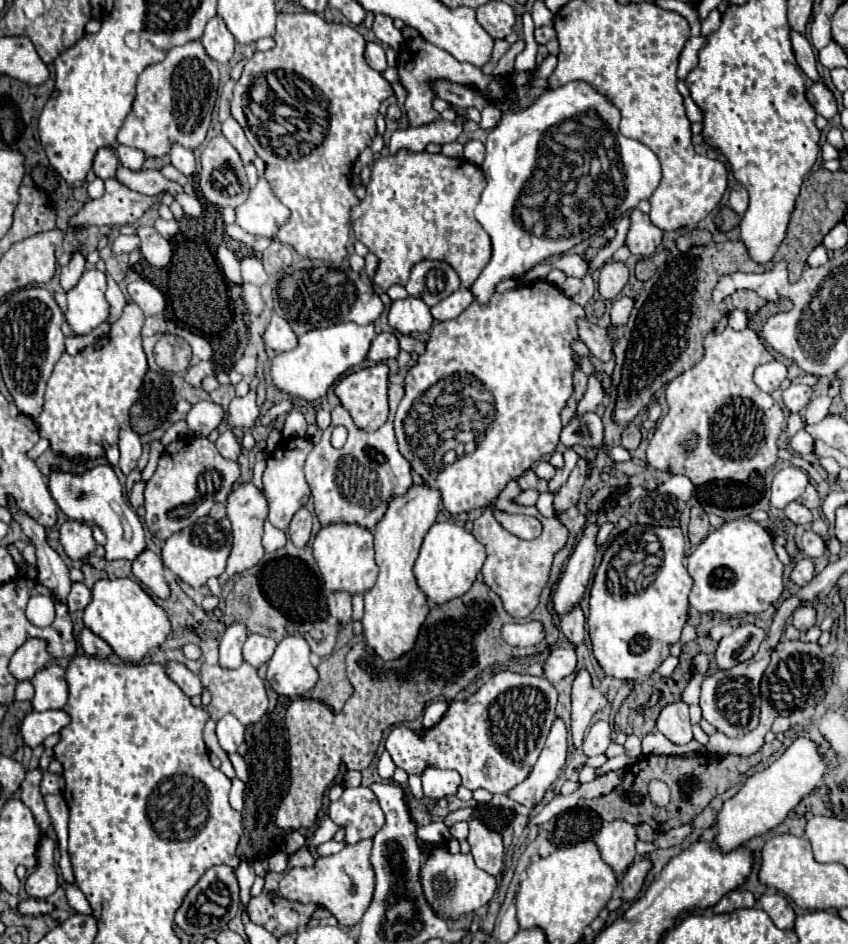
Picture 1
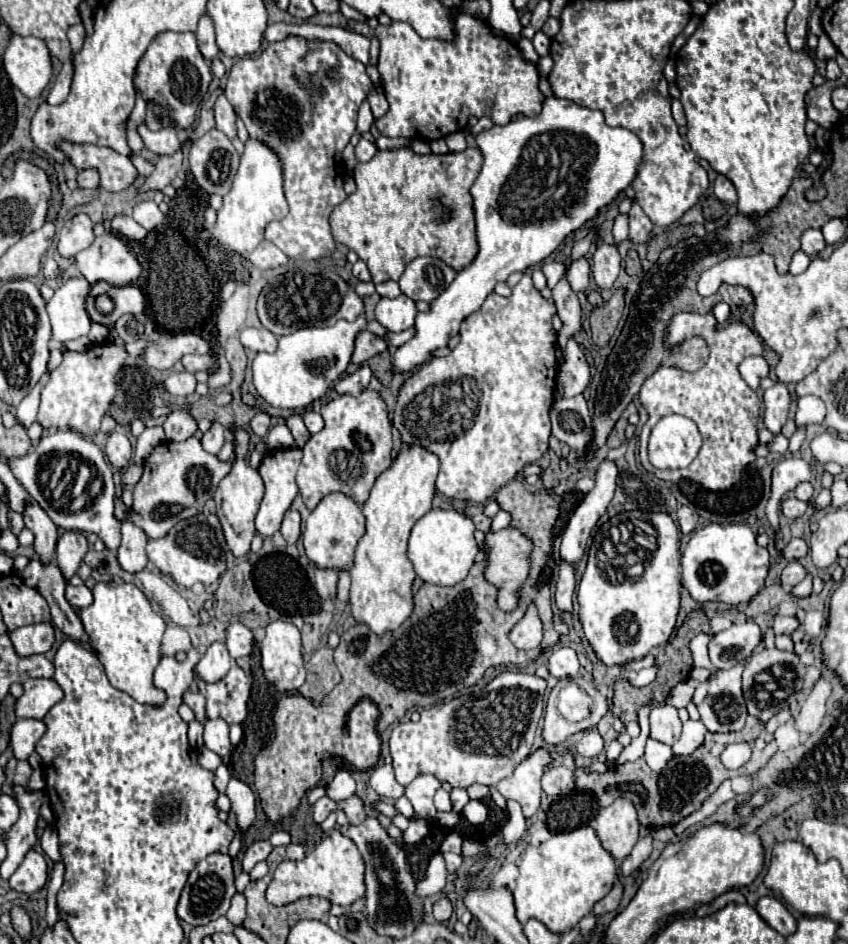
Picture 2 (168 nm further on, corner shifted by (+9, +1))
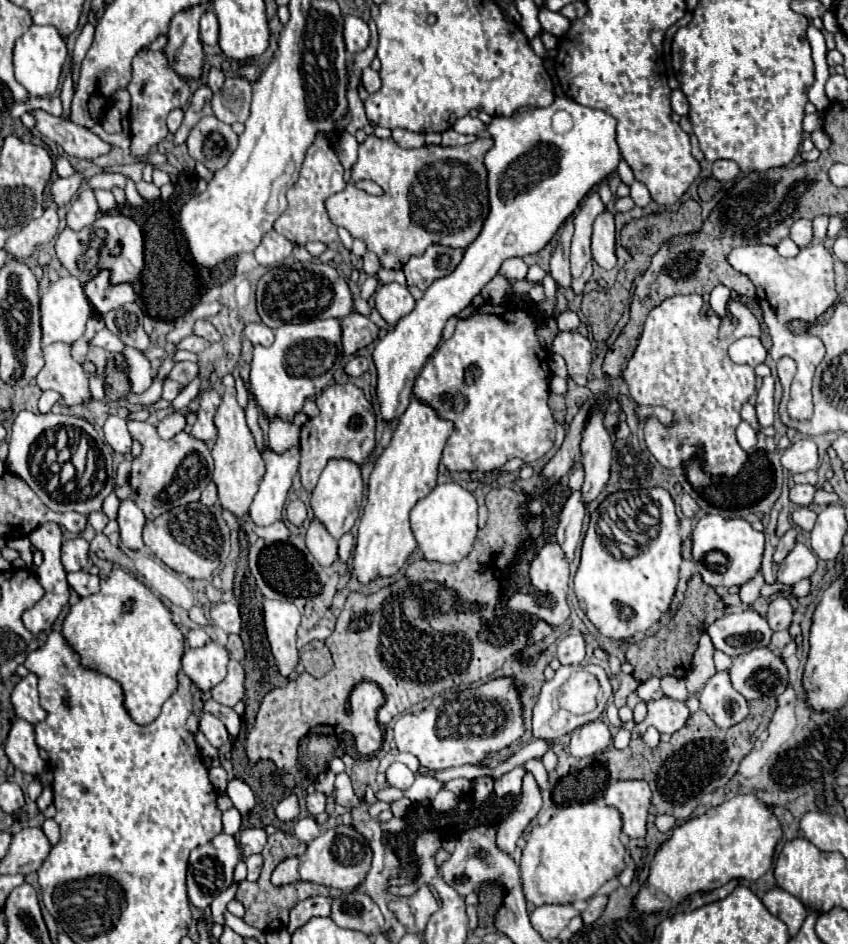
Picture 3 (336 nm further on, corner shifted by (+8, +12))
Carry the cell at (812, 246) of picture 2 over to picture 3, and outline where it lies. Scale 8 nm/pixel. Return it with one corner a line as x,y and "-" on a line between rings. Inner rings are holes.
801,218
801,220
797,220
797,222
793,222
793,226
791,226
791,240
799,246
799,248
803,248
803,246
807,246
807,244
811,244
811,240
813,240
813,232
811,232
811,220
805,220
805,218

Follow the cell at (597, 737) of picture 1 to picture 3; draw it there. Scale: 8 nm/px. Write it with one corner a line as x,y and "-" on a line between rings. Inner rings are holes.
593,720
591,724
579,726
575,732
571,732
571,756
575,758
591,758
607,750
611,744
611,732
609,726
603,720

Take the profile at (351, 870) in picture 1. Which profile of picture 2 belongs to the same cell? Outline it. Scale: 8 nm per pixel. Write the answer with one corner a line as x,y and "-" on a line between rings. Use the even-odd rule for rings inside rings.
332,831
310,855
302,861
282,861
266,889
266,899
272,905
294,903
302,897
324,897
330,903
348,907
364,897
364,863
358,847
340,831

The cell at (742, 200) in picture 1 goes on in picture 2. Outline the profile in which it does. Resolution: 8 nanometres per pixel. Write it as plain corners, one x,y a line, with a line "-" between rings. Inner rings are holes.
718,175
716,183
714,183
714,195
722,201
722,203
728,203
728,205
734,205
738,201
738,195
736,195
736,189
732,185
730,179
726,179
724,175

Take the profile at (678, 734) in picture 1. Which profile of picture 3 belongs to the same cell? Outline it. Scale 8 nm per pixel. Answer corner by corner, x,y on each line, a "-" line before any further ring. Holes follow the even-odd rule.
673,698
651,700
647,708
649,708
647,718
631,730
631,739
642,737
649,726
655,726
659,732
675,734
679,728
685,726
691,714
681,700
673,700

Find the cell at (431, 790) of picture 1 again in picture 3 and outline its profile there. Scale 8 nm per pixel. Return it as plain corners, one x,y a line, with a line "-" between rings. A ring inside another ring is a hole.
401,762
391,764
387,768
385,776
387,776
387,784
393,786
393,788
399,788
399,790
407,790
413,784
413,780
415,780
415,774

